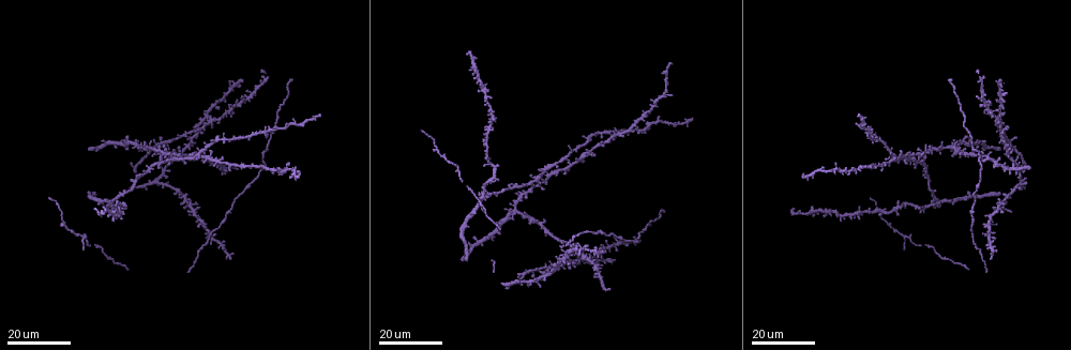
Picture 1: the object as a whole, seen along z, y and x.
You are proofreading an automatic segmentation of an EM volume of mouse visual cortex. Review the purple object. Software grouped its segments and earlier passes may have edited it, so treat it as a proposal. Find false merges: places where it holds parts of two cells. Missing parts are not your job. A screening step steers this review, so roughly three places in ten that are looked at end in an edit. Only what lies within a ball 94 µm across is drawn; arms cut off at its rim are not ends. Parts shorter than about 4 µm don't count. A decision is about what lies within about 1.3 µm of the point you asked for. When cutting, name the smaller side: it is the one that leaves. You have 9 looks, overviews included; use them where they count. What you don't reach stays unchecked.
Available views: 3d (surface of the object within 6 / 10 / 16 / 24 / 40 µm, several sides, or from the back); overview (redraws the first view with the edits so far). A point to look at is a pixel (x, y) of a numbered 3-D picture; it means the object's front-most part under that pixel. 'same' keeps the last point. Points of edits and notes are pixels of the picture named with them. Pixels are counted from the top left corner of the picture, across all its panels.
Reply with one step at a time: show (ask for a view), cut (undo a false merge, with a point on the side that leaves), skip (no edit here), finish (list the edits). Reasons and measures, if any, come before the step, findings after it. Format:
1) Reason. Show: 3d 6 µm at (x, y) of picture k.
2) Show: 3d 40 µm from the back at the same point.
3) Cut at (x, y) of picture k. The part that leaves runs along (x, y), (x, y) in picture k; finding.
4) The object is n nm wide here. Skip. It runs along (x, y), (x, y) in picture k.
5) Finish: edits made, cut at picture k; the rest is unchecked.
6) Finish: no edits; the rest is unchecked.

Three arms meet. Show: 3d 24 µm at (907, 238) of picture 1.

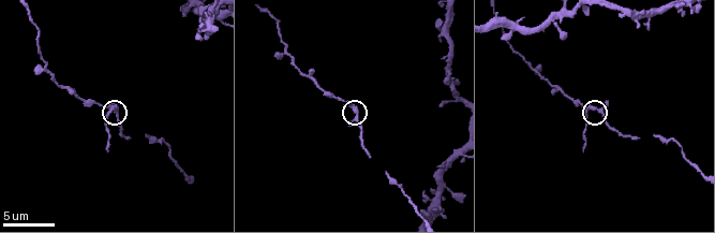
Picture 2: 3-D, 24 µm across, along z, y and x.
Show: 3d 10 µm at (352, 110) of picture 2.

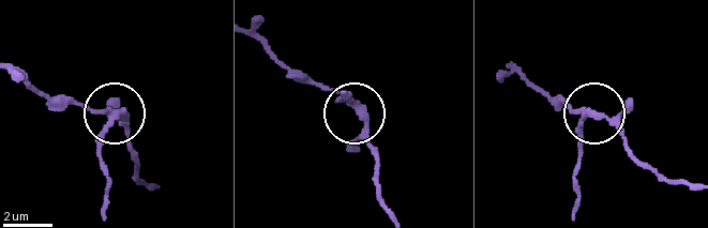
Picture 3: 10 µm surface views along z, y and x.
The object is 250 nm wide here. Skip. All the same cell.

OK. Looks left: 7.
A fork. Show: 3d 10 µm at (556, 25) of picture 2.

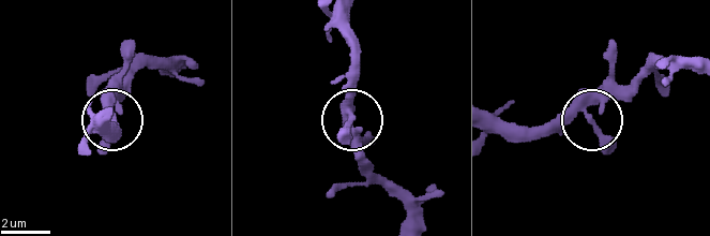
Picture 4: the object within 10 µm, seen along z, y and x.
Show: 3d 10 µm from the back at (352, 120) of picture 4.

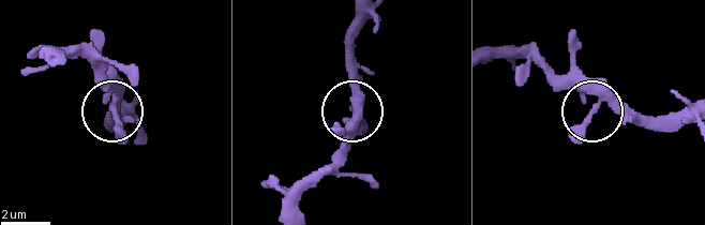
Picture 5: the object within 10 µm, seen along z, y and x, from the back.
Skip. Continuous, no second cell.

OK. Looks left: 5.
Thin arm on a thick one. Show: 3d 10 µm at (649, 17) of picture 2.

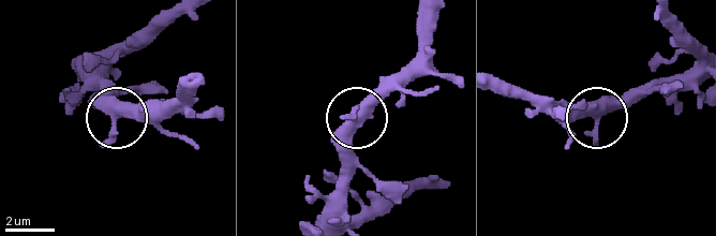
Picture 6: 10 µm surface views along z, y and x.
Show: 3d 6 µm at (360, 114) of picture 6.

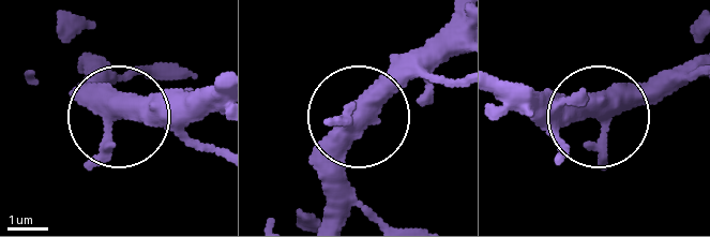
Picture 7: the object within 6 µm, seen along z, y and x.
Skip. It runs along (332, 211), (342, 139), (373, 108), (431, 78) in picture 7; continuous, no second cell.

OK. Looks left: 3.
Show: 3d 16 µm at (579, 248) of picture 1.

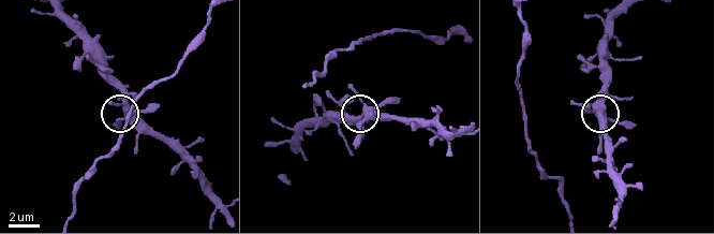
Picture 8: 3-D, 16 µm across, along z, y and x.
Show: 3d 6 µm at (361, 100) of picture 8.

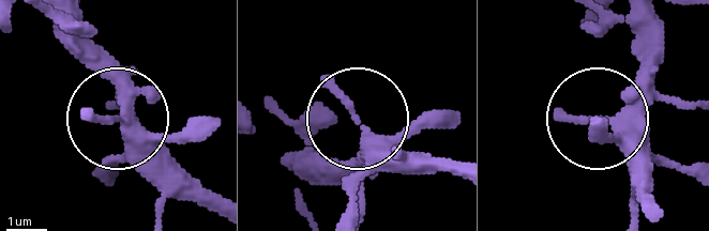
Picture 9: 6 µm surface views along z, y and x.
The object is 310 nm wide here. Skip. It runs along (295, 171), (340, 167), (356, 154), (363, 126), (418, 167) in picture 9; one cell here.

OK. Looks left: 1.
Finish: no edits; the rest is unchecked.

